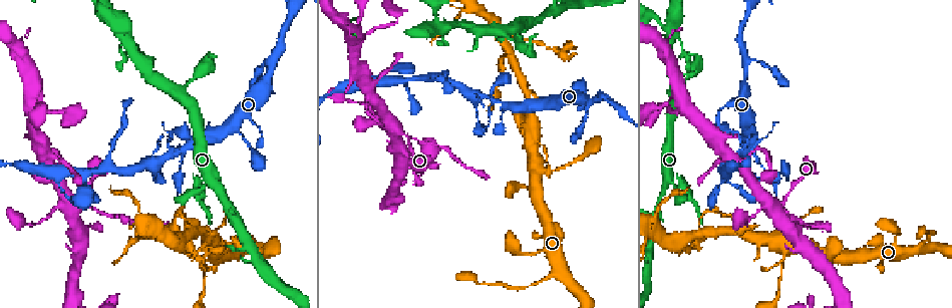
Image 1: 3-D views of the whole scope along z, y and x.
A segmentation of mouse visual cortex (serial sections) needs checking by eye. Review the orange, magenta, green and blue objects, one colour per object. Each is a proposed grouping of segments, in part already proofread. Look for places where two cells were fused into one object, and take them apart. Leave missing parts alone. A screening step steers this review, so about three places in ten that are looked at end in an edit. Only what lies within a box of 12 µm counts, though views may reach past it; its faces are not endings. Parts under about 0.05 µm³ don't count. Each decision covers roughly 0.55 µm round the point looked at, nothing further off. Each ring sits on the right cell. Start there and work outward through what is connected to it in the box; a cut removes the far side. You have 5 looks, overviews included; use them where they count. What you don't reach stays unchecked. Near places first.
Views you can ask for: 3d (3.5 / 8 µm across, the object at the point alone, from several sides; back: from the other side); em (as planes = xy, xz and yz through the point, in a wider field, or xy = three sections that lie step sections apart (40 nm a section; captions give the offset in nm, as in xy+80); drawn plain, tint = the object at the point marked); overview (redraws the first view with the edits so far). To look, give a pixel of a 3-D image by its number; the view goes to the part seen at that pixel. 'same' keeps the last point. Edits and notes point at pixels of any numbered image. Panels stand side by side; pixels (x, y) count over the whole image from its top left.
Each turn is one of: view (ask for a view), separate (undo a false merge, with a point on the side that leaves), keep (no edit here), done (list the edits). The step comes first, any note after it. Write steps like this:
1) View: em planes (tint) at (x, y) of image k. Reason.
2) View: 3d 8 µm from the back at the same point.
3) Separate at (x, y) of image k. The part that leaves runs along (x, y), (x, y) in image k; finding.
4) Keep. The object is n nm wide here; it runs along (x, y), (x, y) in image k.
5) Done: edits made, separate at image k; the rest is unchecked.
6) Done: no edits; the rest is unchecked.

View: 3d 8 µm from the back at (775, 209) of image 1. Sharp bend.

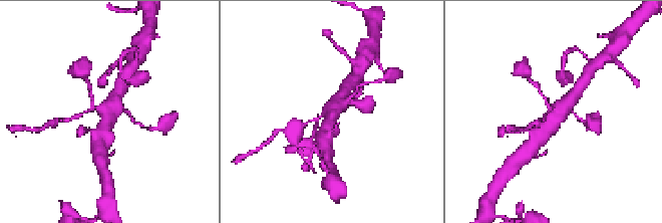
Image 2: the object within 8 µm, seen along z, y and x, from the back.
View: em planes (tint) at (106, 109) of image 2. 4 arms meet here; the arms are 150, 250, 500, 500 nm wide.

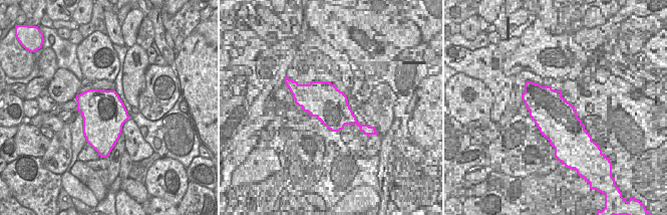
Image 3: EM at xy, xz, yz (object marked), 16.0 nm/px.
Keep. Continuous, no second cell.

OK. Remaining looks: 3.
View: 3d 3.5 µm at (678, 109) of image 1.

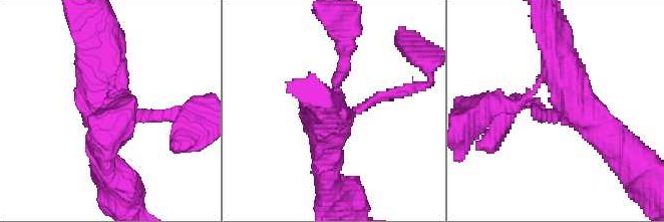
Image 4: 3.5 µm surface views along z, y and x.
View: em xy step 2 (tint) at the same point. Shape alone is not enough.

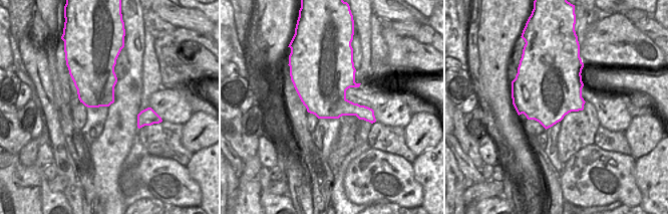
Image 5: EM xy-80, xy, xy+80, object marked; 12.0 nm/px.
View: em xy step 5 (tint) at the same point.

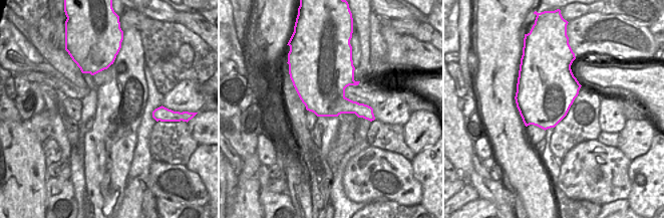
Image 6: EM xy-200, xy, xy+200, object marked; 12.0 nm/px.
Keep. The arms are 150, 150, 450, 600 nm wide; it runs along (621, 150), (567, 94), (555, 36) in image 4; one cell here.

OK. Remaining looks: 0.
Done: no edits; the rest is unchecked.

